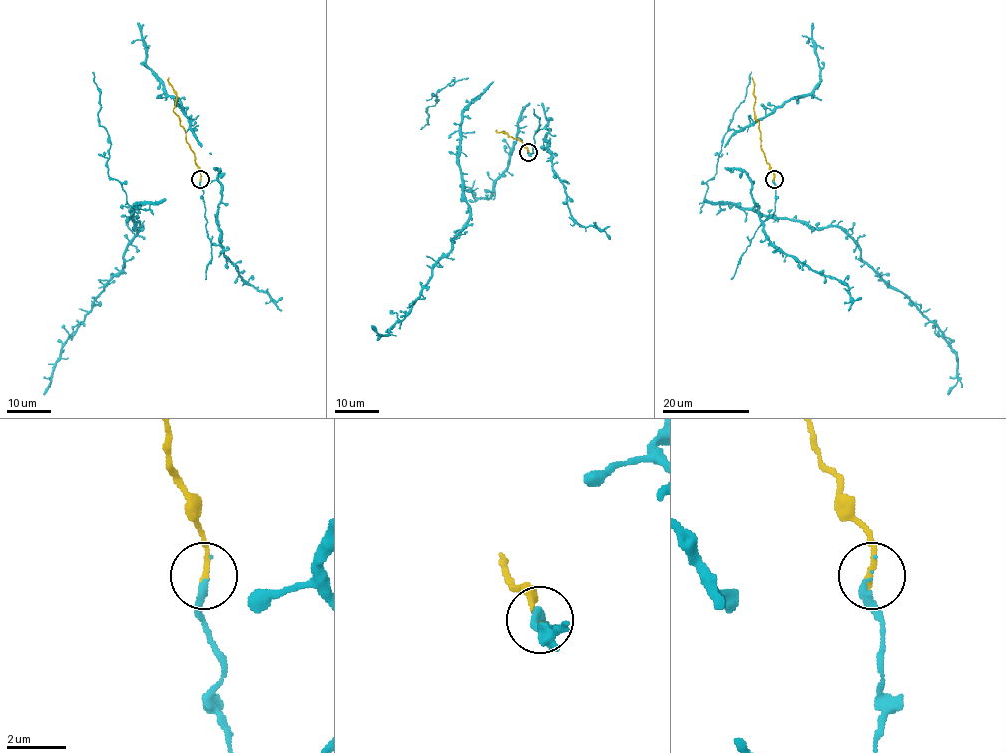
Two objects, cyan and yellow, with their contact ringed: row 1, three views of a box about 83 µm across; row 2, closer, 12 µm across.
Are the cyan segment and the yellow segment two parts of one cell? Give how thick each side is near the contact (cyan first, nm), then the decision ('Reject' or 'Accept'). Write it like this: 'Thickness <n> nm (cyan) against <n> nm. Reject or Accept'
Thickness 240 nm (cyan) against 200 nm. Accept

